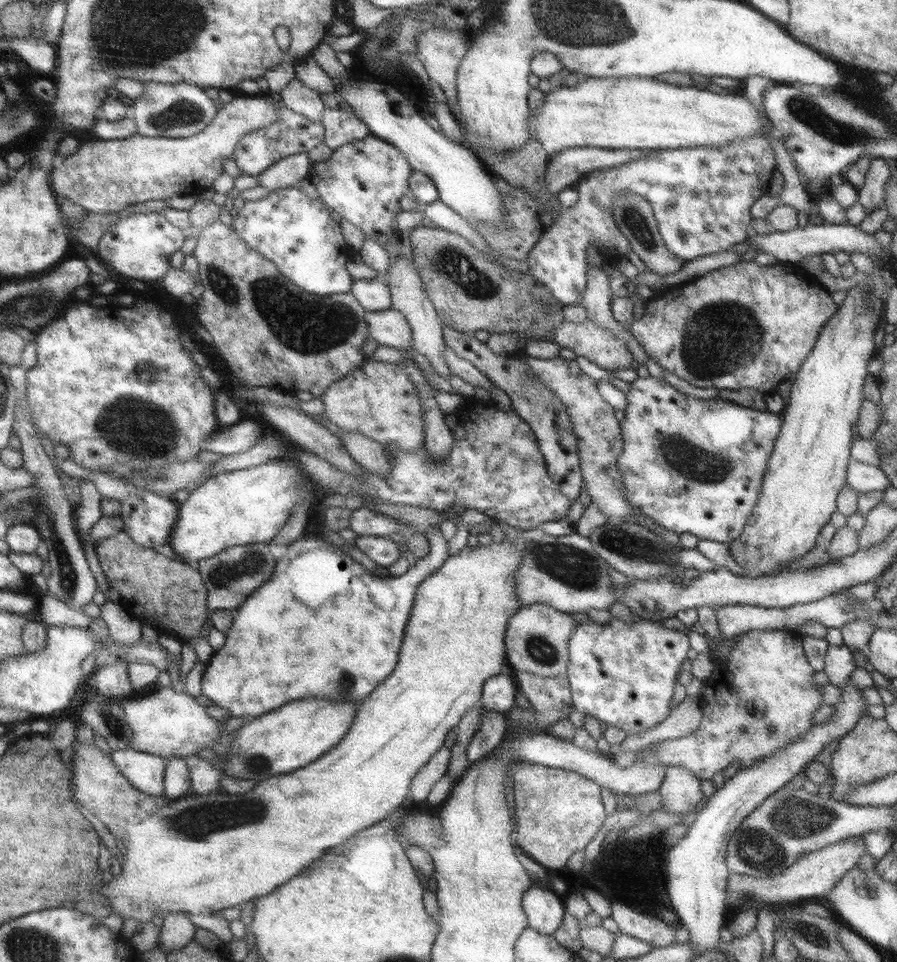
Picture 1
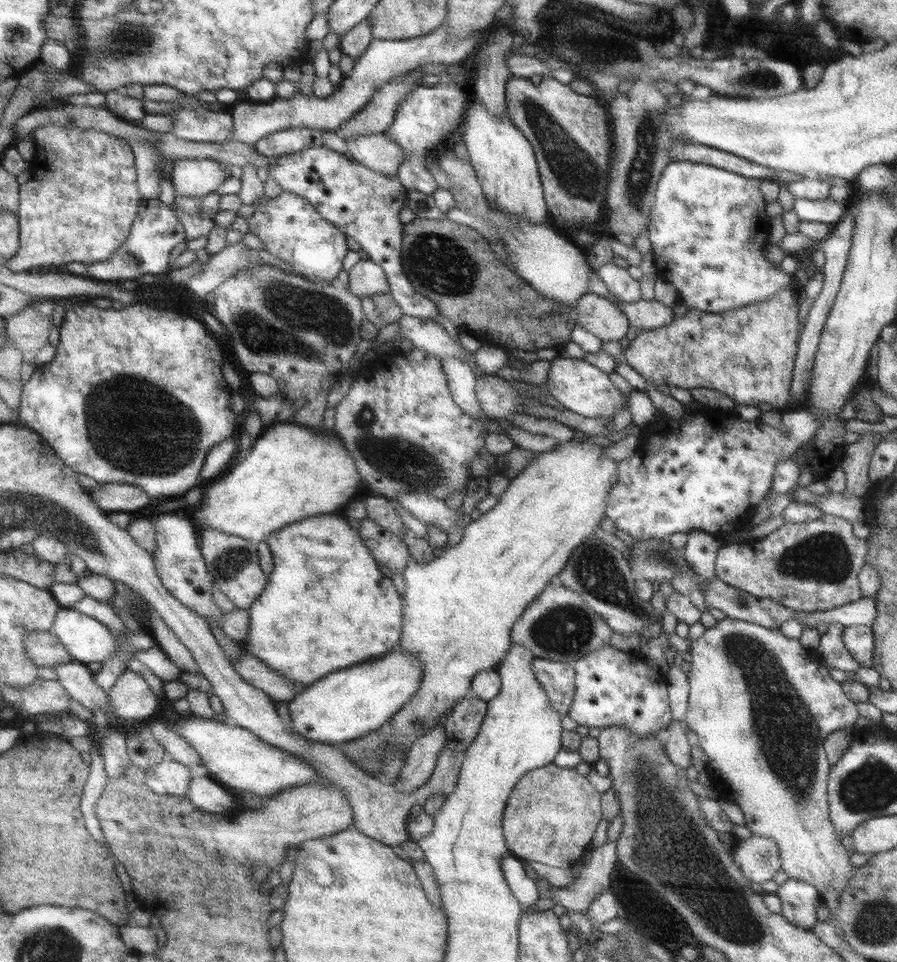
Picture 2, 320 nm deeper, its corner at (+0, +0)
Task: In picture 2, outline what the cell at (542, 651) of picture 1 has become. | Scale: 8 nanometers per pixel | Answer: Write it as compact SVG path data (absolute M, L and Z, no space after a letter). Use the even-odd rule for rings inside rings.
M553 581L516 620L511 640L524 645L535 657L574 664L585 654L608 646L612 634L612 628L598 618L596 612L592 612L580 595Z

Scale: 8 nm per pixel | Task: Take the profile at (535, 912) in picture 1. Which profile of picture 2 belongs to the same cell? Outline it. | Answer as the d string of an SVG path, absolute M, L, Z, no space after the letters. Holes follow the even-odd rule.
M512 854L504 855L501 860L501 869L509 891L525 907L538 901L542 888L538 881L524 871L524 865L519 857Z

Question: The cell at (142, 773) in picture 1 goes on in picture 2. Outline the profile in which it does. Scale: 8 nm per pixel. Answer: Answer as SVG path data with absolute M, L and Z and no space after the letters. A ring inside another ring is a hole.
M168 757L154 770L148 770L143 783L161 795L188 797L192 779L192 770L187 764Z

